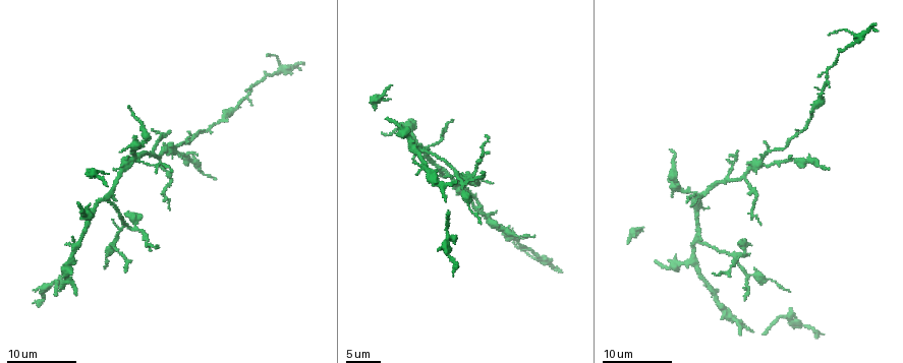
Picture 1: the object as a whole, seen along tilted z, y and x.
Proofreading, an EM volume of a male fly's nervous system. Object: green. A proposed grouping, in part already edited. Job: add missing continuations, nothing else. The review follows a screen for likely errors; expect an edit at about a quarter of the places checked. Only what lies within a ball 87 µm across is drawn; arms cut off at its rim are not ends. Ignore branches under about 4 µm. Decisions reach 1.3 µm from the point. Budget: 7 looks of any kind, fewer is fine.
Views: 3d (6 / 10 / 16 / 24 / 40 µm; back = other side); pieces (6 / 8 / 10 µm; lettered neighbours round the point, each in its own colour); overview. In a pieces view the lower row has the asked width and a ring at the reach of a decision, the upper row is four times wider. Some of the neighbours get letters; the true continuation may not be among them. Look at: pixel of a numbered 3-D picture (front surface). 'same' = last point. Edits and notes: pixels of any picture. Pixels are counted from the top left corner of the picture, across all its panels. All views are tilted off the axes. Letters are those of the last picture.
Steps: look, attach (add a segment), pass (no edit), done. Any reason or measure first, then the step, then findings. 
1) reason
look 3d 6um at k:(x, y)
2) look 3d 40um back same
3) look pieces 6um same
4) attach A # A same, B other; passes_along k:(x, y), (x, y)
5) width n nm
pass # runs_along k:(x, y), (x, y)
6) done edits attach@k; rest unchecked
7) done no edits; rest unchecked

an open end
look 3d 16um at 1:(670, 151)

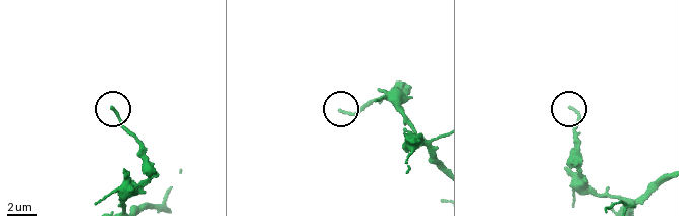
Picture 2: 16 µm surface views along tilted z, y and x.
look pieces 8um at 2:(115, 108)

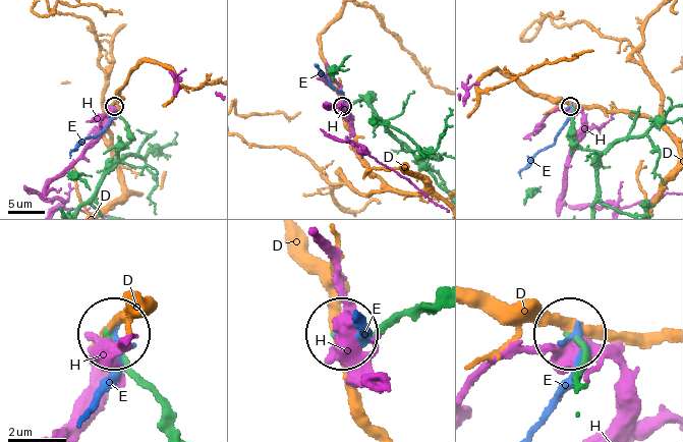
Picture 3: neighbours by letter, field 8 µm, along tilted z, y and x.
width 200 nm
pass # D other, E other, H other; runs_along 3:(174, 426), (169, 403), (131, 370), (113, 334); no lettered segment goes on from it

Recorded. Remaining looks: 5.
thin end
look 3d 24um at 1:(448, 178)

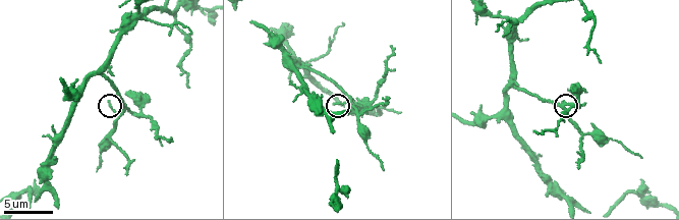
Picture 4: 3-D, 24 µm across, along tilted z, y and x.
look pieces 8um at 4:(333, 102)

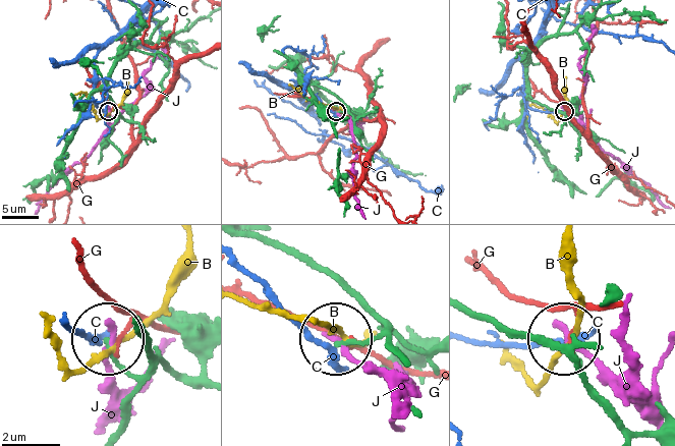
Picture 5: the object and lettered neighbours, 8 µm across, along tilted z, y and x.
pass # B other, C other, G other, J other; runs_along 5:(469, 307), (578, 363), (568, 341); no lettered segment goes on from it

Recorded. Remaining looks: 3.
an open end
look 3d 16um at 1:(196, 153)

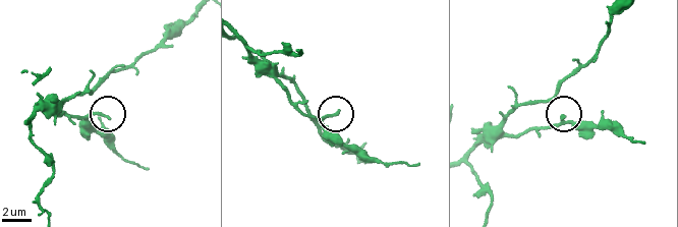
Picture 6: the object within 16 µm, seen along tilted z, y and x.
look pieces 8um at 6:(109, 117)

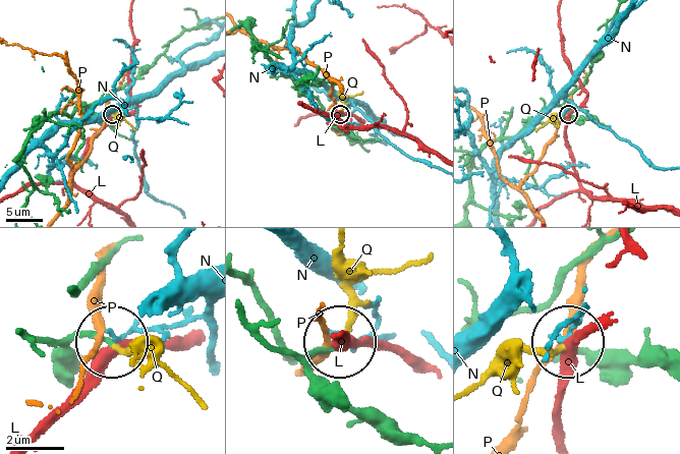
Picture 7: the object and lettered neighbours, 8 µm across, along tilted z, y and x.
attach Q # L other, N other, P other, Q same; it goes on there

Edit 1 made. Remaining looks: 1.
done edits attach@7; rest unchecked

